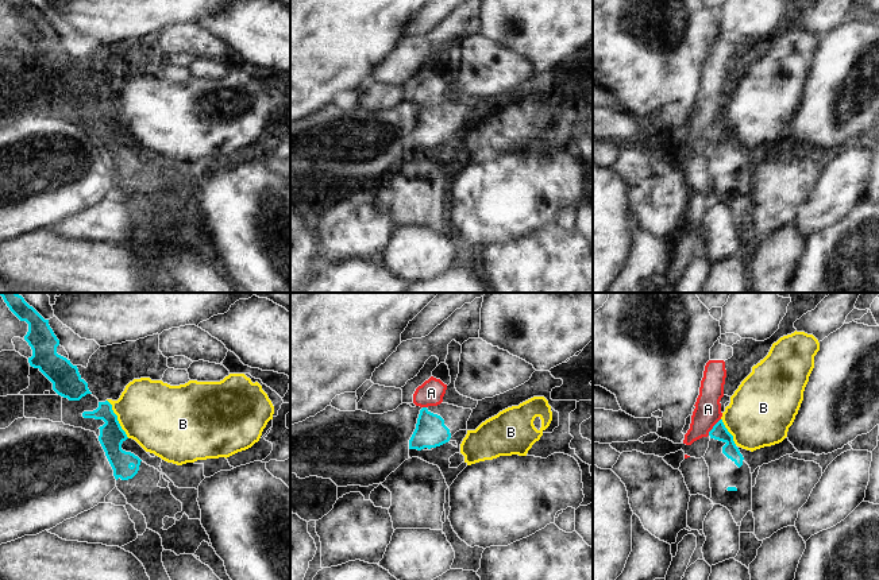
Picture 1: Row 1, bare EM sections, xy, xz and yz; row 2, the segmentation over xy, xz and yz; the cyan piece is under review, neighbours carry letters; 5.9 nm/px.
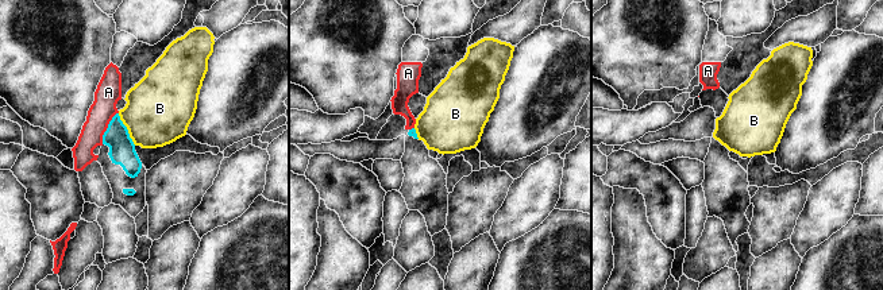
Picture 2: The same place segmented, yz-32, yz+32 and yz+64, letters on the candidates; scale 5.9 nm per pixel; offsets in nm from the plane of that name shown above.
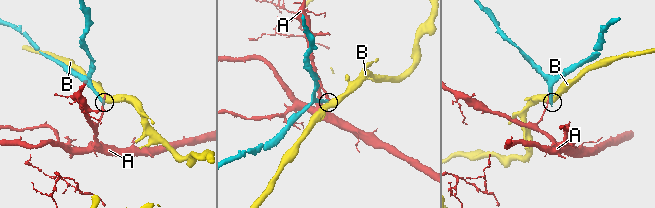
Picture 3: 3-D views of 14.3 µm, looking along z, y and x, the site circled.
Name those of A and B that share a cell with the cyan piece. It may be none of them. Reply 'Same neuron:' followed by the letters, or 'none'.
Same neuron: none

